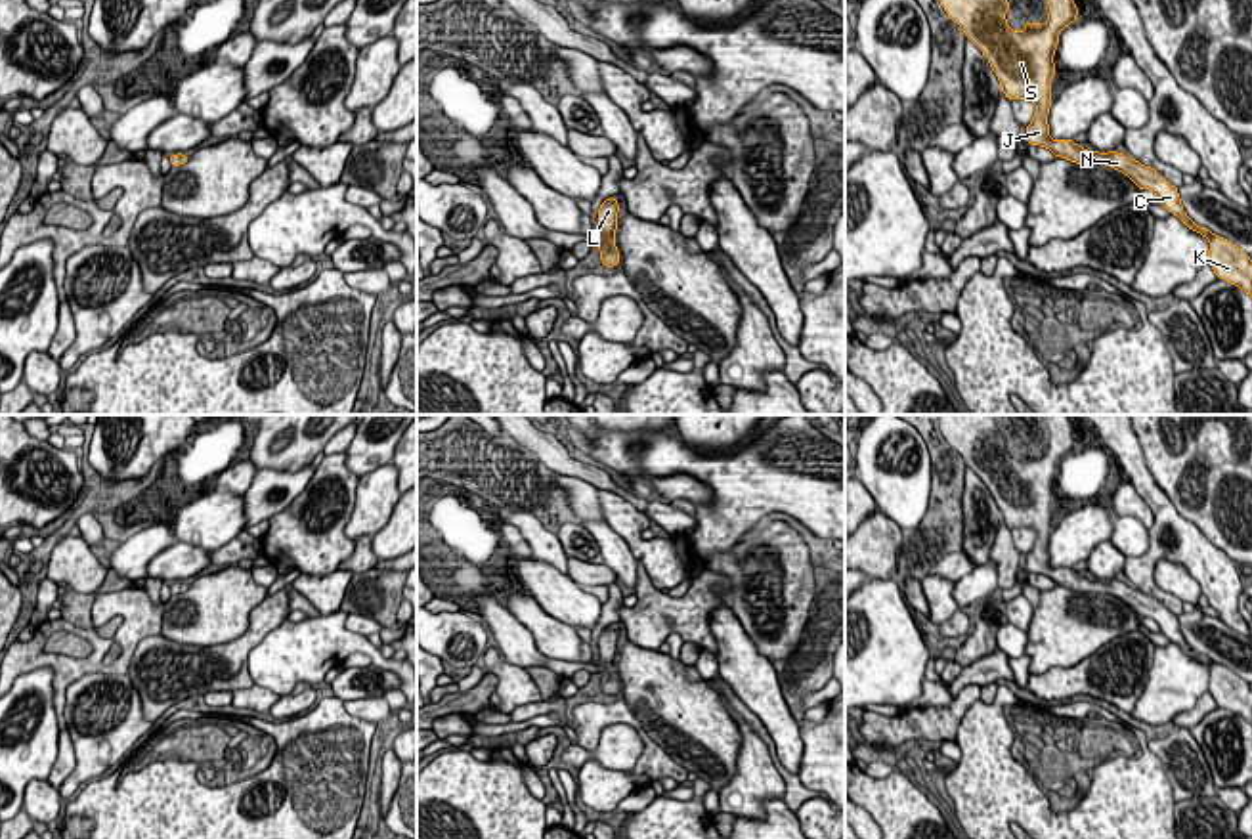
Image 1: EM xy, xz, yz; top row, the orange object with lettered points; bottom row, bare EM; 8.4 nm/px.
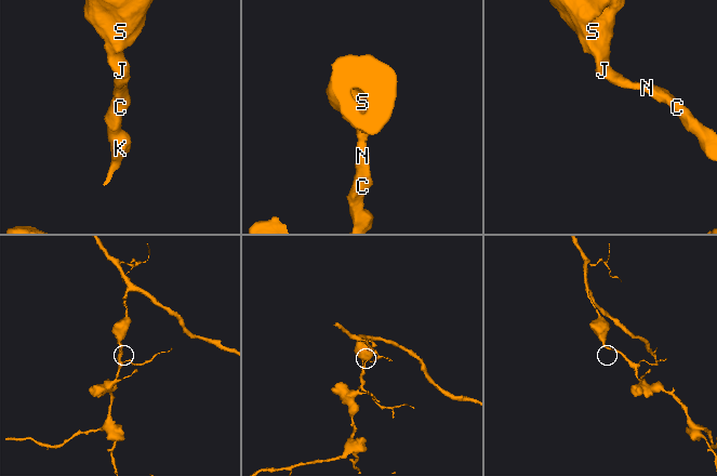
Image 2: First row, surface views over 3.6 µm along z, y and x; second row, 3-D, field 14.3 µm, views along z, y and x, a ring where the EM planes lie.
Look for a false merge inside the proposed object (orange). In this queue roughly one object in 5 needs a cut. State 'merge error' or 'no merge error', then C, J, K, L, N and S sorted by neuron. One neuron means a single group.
no merge error; groups C J K L N S

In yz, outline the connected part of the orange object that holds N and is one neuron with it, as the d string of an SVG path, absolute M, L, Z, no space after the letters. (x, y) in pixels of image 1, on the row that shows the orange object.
M940 0L940 6L956 21L990 61L1002 92L1007 99L1032 99L1036 113L1026 126L1026 143L1047 147L1055 157L1076 164L1107 164L1126 174L1139 189L1156 193L1160 204L1176 214L1189 229L1210 241L1208 260L1218 279L1229 281L1252 296L1250 256L1231 241L1197 226L1183 210L1177 187L1124 153L1090 153L1072 140L1051 140L1047 113L1051 105L1051 78L1055 75L1053 54L1059 32L1076 21L1078 8L1072 0L1047 0L1049 15L1046 25L1025 23L1023 32L1015 32L1005 11L1007 0Z

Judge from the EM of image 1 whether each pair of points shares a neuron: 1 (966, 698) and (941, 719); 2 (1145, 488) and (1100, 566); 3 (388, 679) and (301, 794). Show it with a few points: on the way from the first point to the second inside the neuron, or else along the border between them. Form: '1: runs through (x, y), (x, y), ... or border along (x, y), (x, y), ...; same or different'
1: runs through (960, 704), (947, 717); same
2: border along (1126, 559), (1122, 570); different
3: border along (333, 692), (352, 715), (369, 719), (375, 725); different

